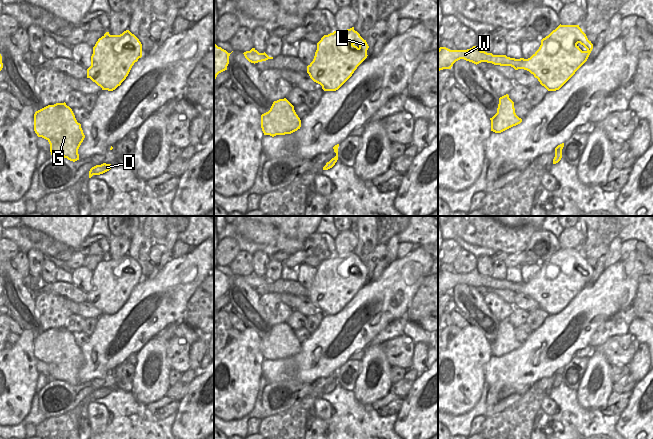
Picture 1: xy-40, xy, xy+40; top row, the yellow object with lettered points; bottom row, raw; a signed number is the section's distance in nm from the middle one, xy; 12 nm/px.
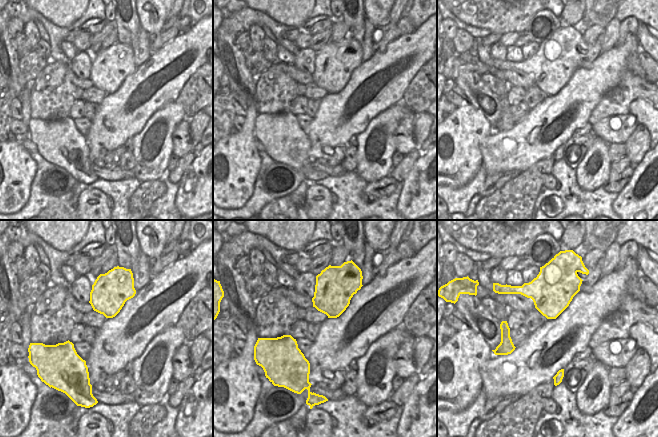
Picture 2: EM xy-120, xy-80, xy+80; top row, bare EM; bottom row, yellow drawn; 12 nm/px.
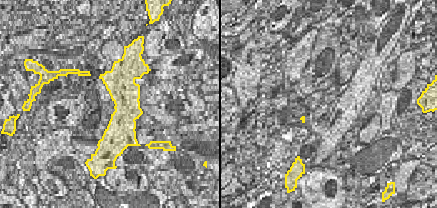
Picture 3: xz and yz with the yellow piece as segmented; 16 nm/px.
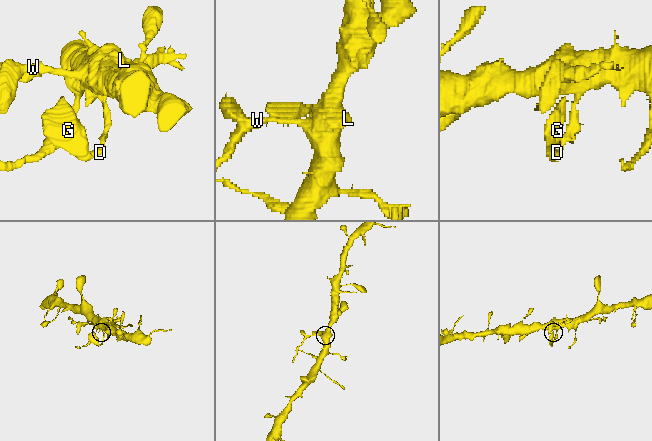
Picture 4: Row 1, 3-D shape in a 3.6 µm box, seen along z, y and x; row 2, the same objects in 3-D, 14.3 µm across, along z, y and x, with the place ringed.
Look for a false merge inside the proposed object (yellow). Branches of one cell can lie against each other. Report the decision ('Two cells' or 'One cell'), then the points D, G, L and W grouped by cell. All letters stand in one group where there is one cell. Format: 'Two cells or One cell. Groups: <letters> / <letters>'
Two cells. Groups: D G L / W.

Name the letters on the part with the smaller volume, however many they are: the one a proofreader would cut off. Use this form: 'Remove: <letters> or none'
Remove: W.

